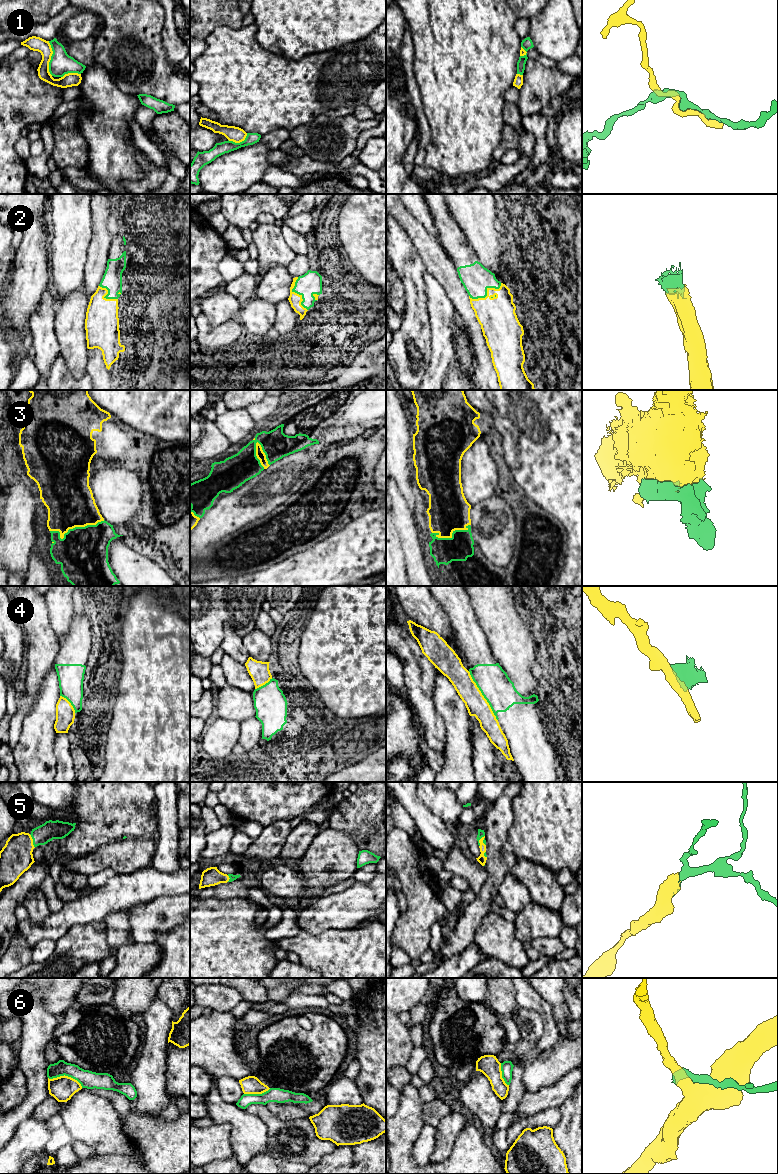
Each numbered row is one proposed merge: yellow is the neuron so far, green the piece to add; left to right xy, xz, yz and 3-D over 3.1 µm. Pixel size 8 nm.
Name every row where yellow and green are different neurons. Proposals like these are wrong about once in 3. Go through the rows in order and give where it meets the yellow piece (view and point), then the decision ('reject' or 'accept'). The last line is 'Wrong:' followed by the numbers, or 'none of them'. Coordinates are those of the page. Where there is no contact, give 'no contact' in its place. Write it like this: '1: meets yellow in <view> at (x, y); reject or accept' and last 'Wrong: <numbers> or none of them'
1: meets yellow in xy at (50, 58); reject
2: meets yellow in yz at (487, 293); accept
3: meets yellow in xy at (74, 527); accept
4: meets yellow in yz at (483, 696); reject
5: meets yellow in yz at (479, 841); accept
6: meets yellow in xy at (66, 1076); reject
Wrong: 1, 4, 6

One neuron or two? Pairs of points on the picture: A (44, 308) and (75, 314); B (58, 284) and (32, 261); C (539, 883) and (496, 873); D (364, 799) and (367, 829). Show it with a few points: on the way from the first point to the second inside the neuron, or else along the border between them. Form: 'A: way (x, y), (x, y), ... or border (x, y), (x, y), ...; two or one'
A: border (56, 308), (55, 334); two
B: border (48, 255), (50, 283); two
C: border (517, 860), (509, 870); two
D: way (367, 806), (367, 822); one

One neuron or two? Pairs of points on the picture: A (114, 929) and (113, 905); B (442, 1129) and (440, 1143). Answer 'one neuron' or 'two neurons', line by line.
A: two neurons
B: one neuron

